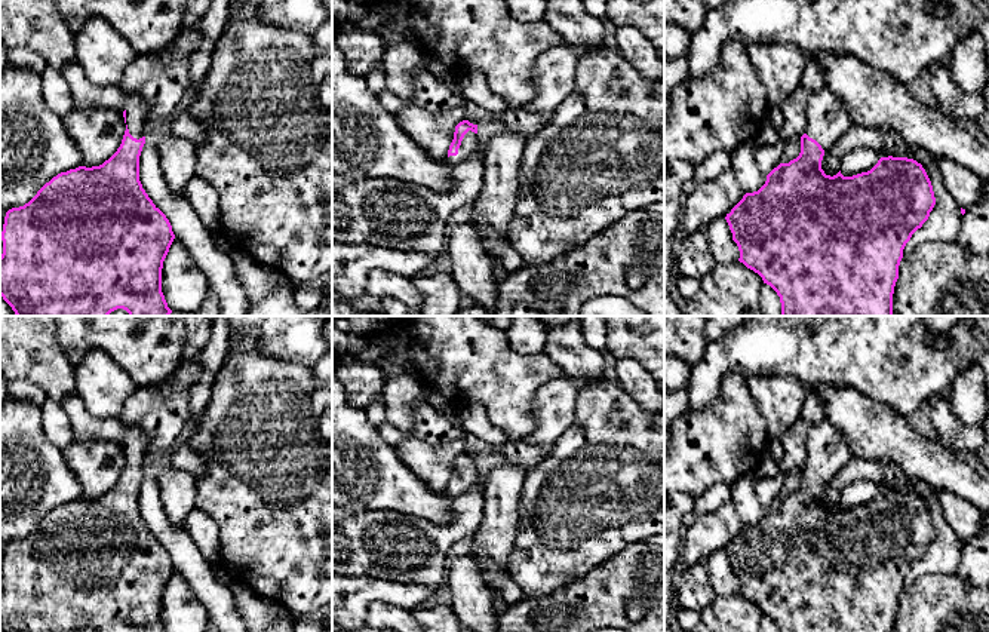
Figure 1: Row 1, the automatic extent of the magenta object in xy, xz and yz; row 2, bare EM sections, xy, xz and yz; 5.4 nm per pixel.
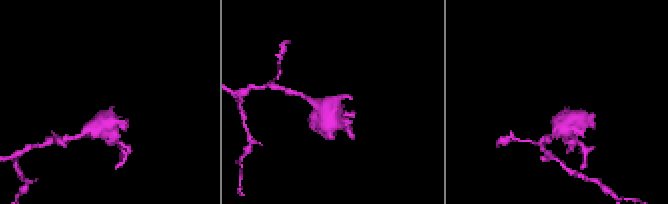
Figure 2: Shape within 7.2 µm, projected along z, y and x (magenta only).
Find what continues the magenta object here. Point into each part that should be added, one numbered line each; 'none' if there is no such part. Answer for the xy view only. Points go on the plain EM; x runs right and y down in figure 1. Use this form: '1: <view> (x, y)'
1: xy (86, 428)

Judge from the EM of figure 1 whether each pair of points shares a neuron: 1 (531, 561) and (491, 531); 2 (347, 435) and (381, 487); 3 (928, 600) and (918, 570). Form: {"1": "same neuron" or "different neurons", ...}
{"1": "different neurons", "2": "same neuron", "3": "different neurons"}

